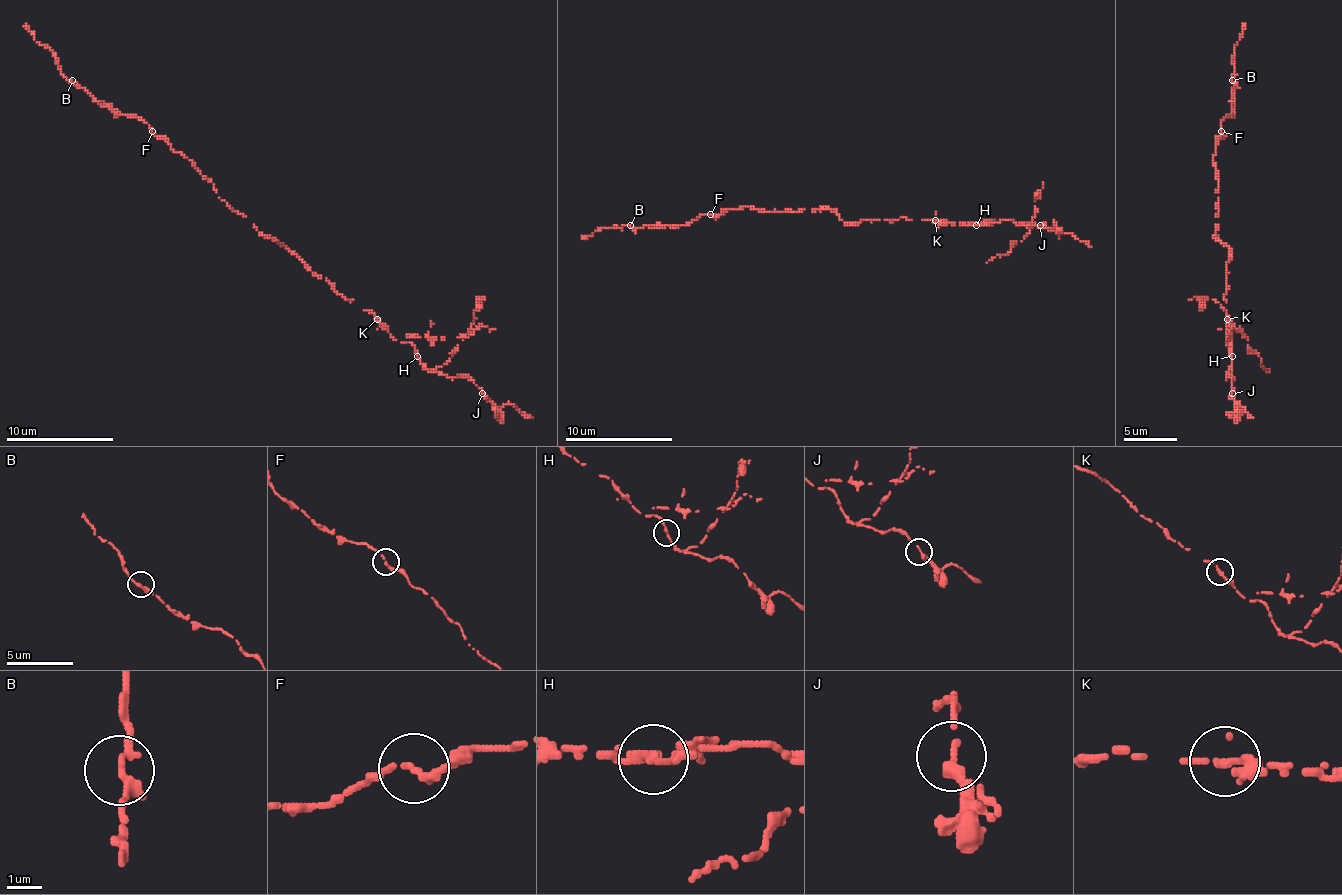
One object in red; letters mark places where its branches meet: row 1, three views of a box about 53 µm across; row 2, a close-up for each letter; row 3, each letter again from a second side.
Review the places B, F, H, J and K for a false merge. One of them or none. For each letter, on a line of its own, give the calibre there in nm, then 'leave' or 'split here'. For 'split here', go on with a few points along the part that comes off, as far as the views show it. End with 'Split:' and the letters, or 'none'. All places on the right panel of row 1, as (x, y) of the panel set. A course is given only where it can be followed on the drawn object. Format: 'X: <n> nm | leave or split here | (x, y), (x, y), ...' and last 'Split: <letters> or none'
B: 240 nm | leave
F: 240 nm | leave
H: 220 nm | leave
J: 240 nm | leave
K: 240 nm | split here | (1226, 318), (1229, 337), (1237, 329), (1261, 359), (1261, 367), (1269, 372)
Split: K

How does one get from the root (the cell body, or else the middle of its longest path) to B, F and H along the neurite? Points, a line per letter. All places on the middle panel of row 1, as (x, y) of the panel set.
B: (831, 212), (759, 212), (740, 206), (716, 217), (702, 214), (684, 225), (630, 225)
F: (831, 212), (828, 209), (759, 212), (740, 206), (727, 209), (716, 217), (710, 214)
H: (831, 212), (845, 223), (904, 217), (976, 225)

